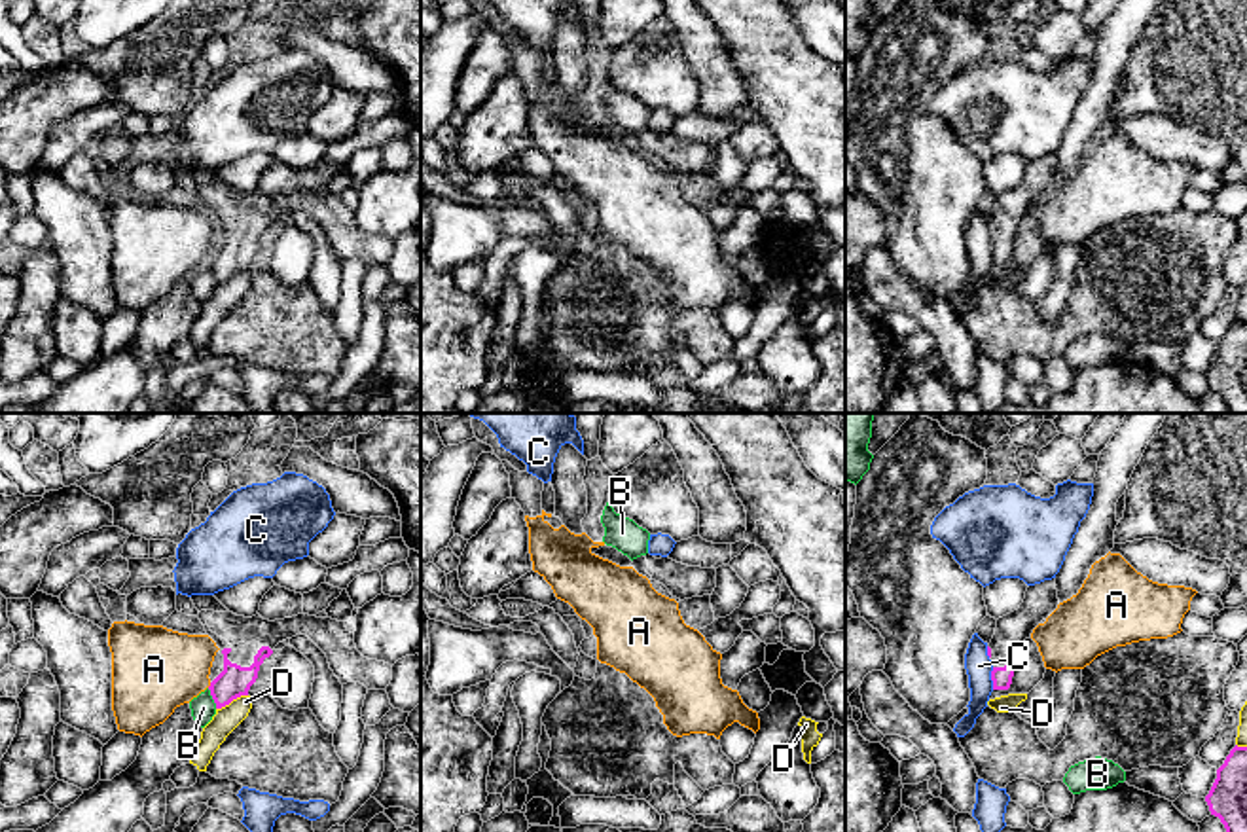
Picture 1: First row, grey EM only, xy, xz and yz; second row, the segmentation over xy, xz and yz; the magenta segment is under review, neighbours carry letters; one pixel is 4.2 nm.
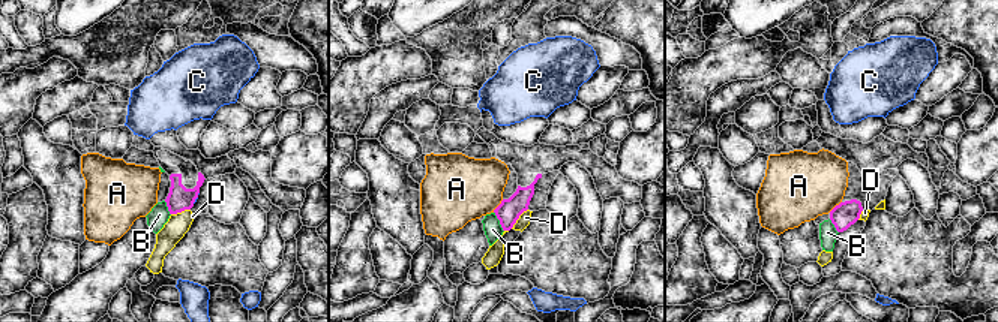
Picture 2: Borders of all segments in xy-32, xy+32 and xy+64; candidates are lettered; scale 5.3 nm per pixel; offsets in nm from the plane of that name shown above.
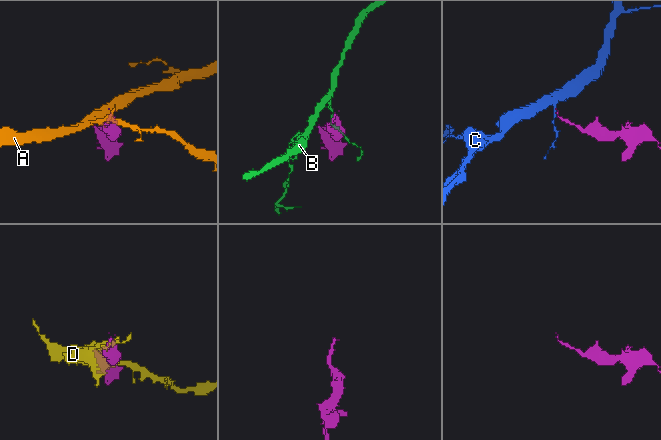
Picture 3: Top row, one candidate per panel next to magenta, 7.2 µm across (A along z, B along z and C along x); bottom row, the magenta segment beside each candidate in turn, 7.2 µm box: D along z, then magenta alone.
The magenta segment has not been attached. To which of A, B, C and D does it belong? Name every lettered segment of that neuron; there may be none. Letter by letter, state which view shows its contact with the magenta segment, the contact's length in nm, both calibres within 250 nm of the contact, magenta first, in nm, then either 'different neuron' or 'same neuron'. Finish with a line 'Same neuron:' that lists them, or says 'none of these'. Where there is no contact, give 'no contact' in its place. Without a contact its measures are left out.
A: contact in xy; length 30 nm; calibres 140 and 360 nm; different neuron
B: contact in xy; length 100 nm; calibres 140 and 110 nm; different neuron
C: contact in yz; length 100 nm; calibres 90 and 110 nm; different neuron
D: contact in xy; length 150 nm; calibres 140 and 110 nm; different neuron
Same neuron: none of these

